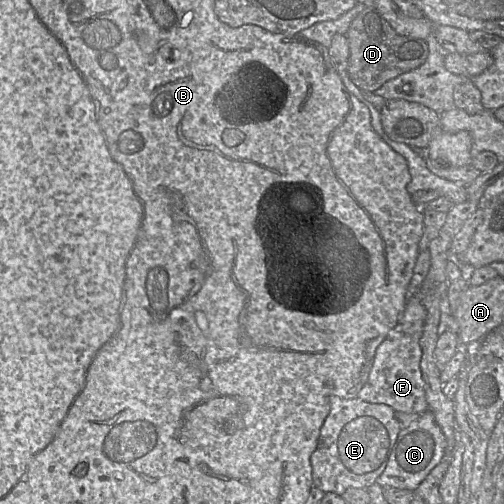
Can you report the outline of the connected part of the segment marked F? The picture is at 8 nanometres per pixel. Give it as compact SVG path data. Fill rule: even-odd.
M417 296L407 300L398 324L376 350L368 380L360 390L358 399L368 403L388 405L395 412L422 414L429 409L420 366L422 358L420 340L426 315L427 309Z

